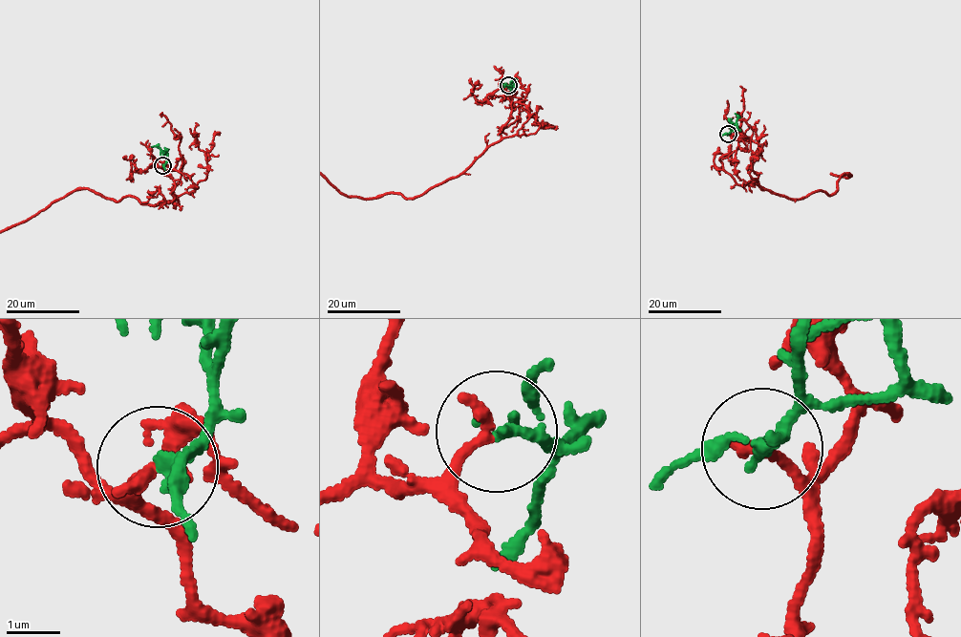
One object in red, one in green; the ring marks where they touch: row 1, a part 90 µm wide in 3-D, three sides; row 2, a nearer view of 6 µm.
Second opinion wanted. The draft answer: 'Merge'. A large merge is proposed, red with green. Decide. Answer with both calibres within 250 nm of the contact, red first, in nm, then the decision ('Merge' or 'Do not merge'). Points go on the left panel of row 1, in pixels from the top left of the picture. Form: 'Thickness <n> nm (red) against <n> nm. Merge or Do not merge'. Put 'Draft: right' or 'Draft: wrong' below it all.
Thickness 240 nm (red) against 160 nm. Merge
Draft: right

